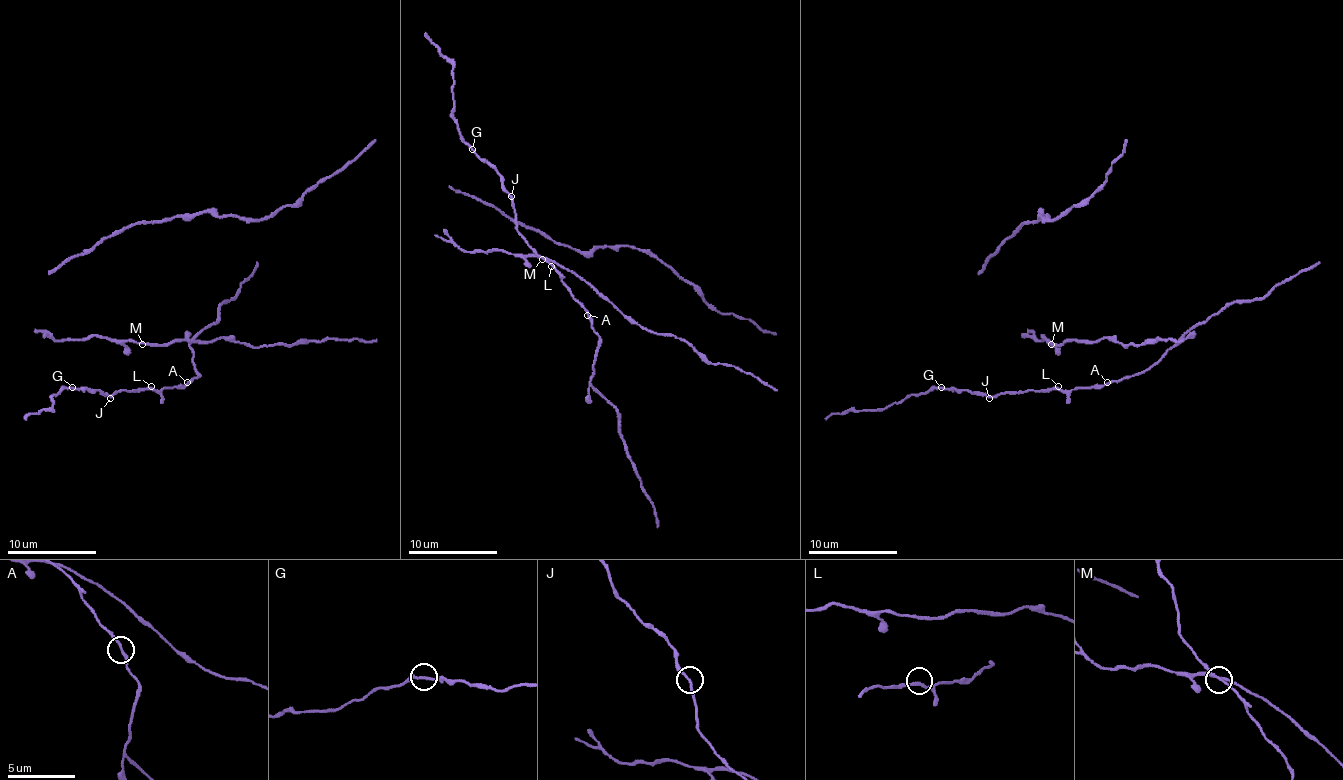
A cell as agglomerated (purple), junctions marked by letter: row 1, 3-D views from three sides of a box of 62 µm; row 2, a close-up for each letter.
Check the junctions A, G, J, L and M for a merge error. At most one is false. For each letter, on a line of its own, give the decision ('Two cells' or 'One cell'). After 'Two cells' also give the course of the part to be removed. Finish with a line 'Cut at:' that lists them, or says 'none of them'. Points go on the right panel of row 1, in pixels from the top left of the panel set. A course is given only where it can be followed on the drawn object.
A: One cell
G: Two cells. Course of the part to remove: (942, 386), (926, 393), (912, 393), (883, 409), (848, 409), (825, 418)
J: One cell
L: One cell
M: One cell
Cut at: G

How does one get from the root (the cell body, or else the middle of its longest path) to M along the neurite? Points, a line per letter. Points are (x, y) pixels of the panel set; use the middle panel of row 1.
M: (446, 234), (468, 252), (502, 250), (542, 259)

